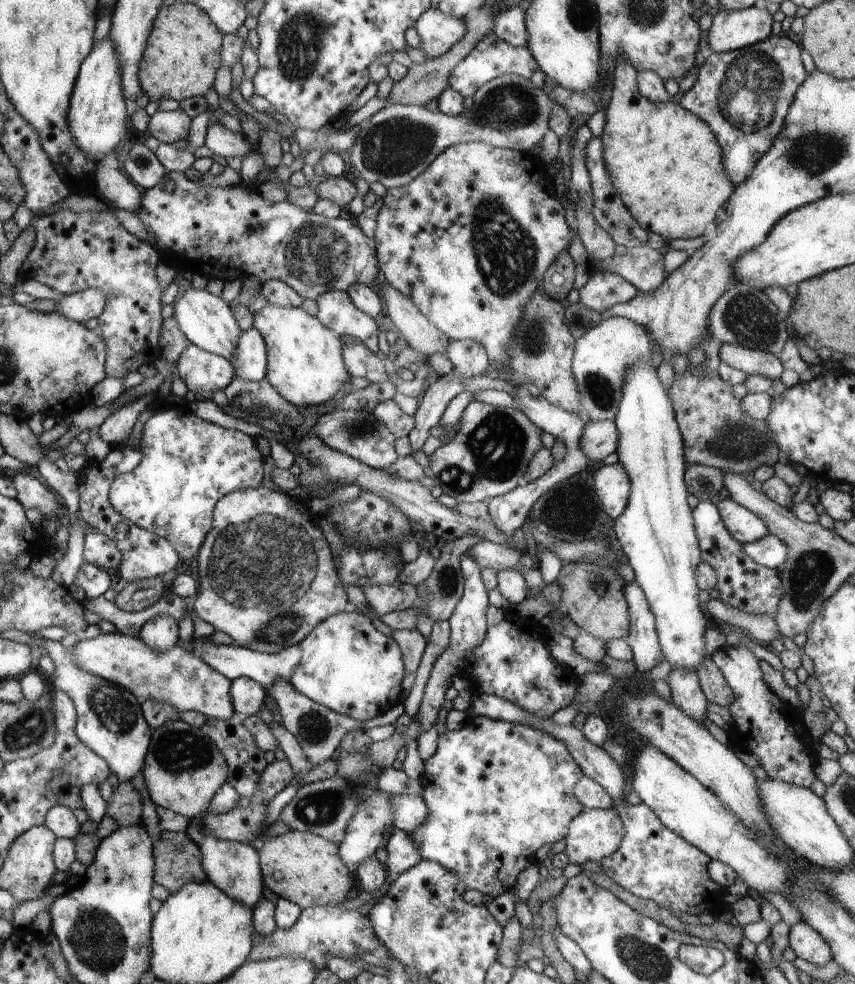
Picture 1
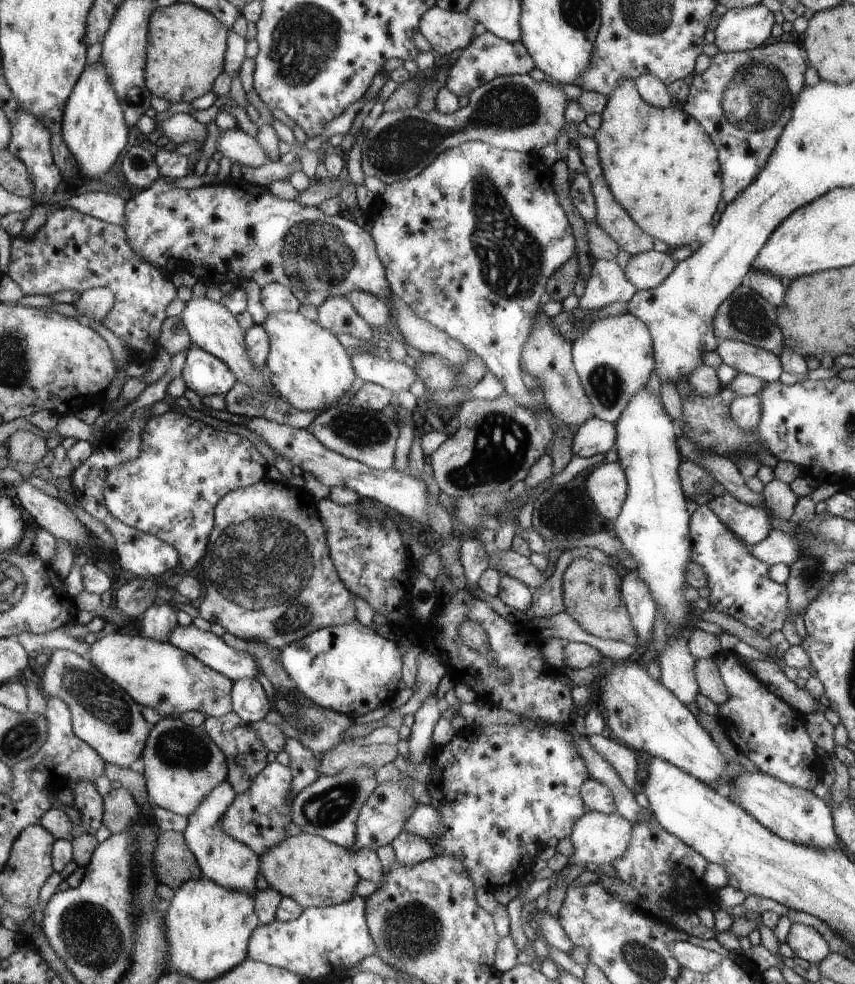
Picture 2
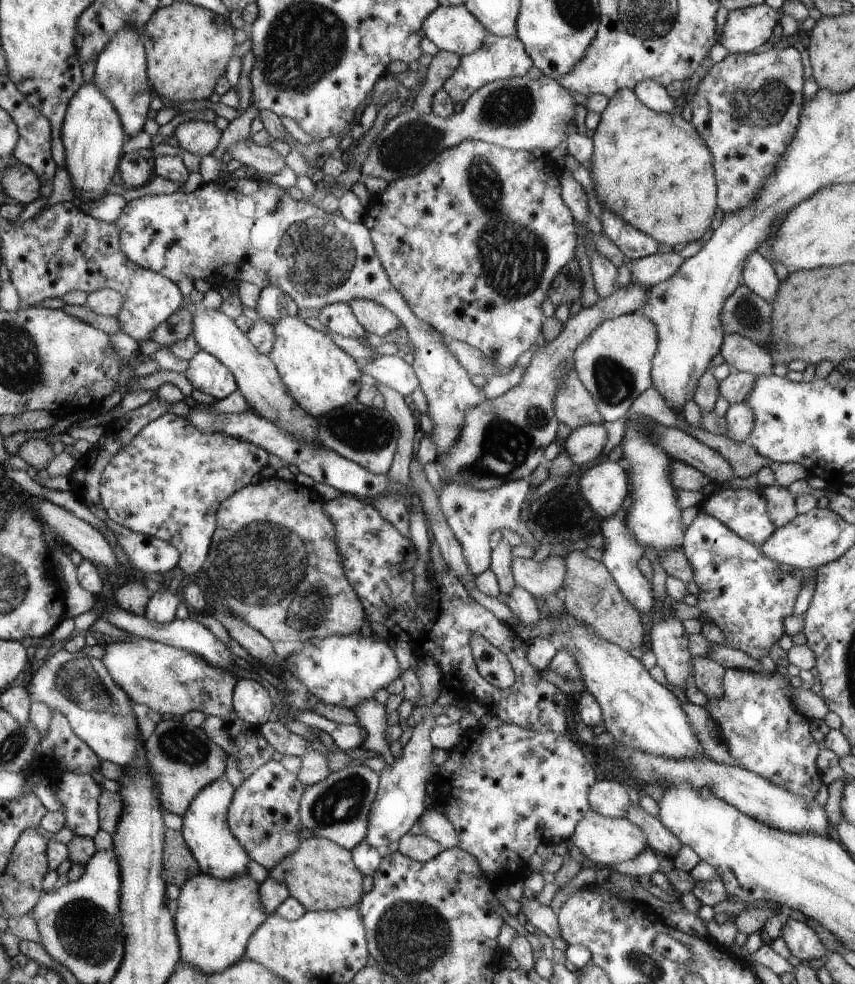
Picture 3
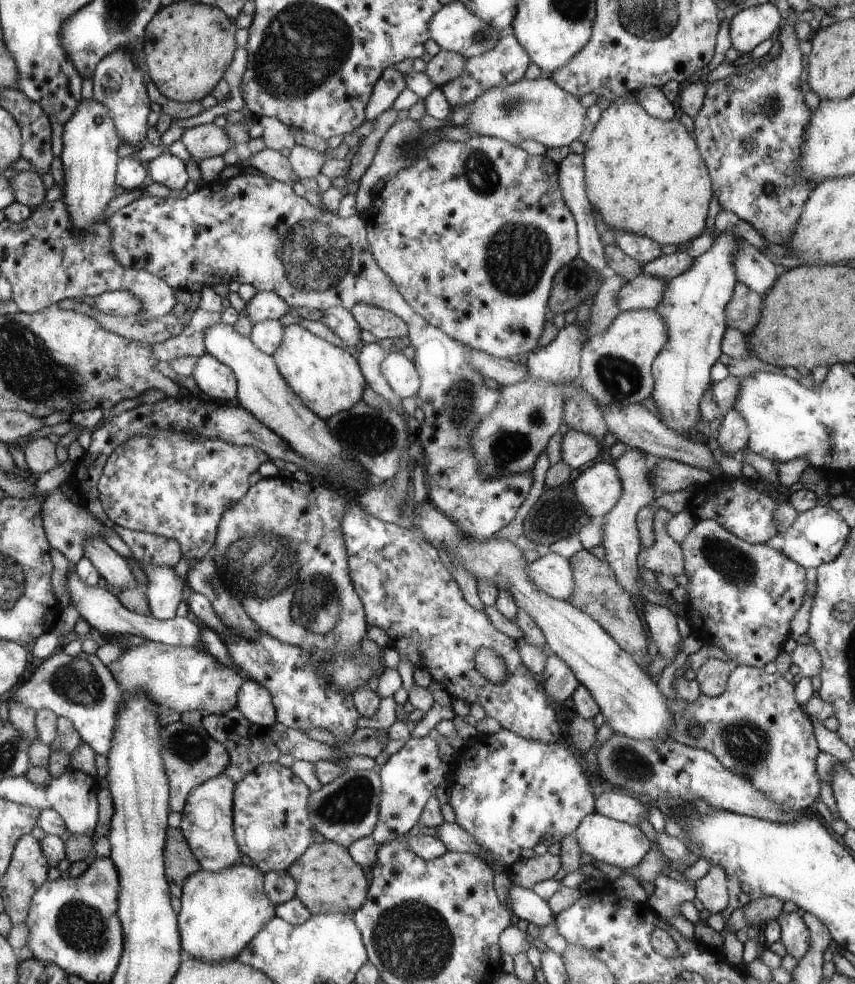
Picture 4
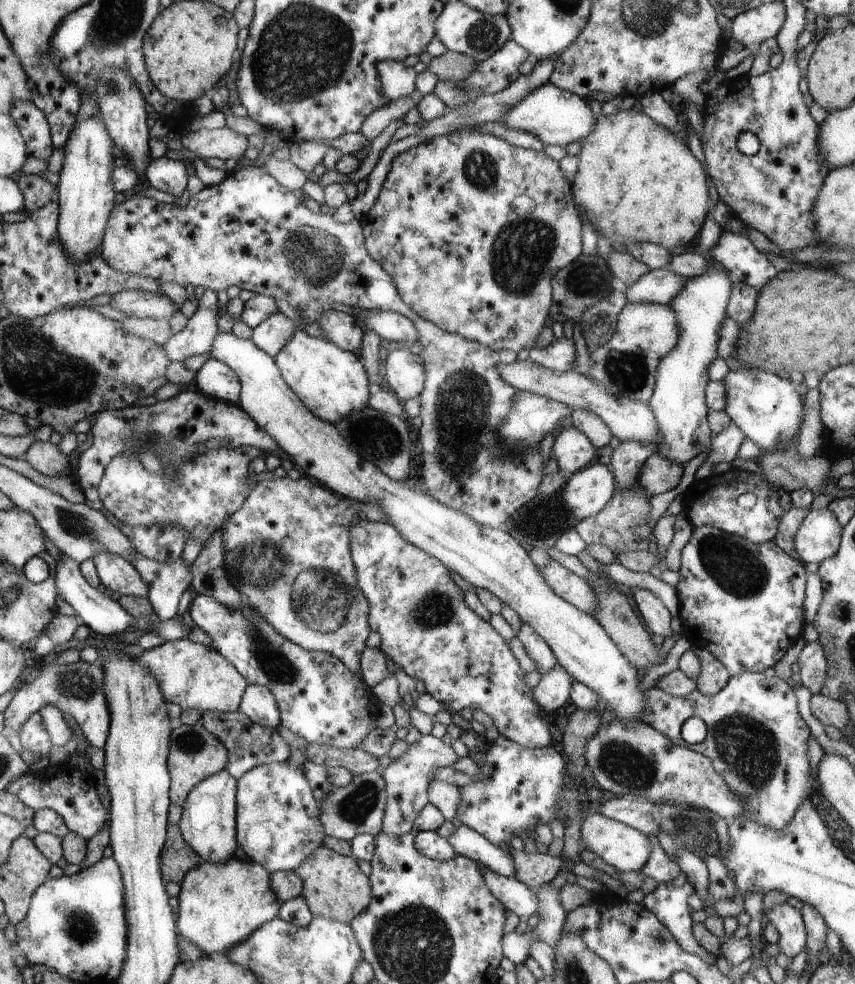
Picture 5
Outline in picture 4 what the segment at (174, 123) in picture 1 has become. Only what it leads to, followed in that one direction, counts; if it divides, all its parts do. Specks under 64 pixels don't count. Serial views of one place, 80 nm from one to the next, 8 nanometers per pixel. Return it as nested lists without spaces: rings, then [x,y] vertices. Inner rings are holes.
[[[214,123],[186,129],[181,136],[184,146],[197,162],[210,157],[222,157],[234,146],[226,134],[225,127],[217,127]]]

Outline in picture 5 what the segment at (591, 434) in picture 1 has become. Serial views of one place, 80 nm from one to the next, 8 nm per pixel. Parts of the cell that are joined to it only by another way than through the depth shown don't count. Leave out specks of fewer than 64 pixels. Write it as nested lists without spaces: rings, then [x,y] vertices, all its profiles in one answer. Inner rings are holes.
[[[571,425],[569,428],[563,428],[555,437],[550,458],[554,458],[559,468],[571,475],[592,462],[595,449],[587,436]]]

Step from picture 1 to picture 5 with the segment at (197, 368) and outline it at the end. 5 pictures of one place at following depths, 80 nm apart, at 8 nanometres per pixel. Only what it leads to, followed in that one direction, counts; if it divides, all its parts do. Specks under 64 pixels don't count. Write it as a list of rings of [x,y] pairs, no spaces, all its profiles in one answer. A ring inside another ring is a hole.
[[[208,360],[195,372],[194,387],[210,397],[238,404],[242,384],[237,373],[223,361]]]

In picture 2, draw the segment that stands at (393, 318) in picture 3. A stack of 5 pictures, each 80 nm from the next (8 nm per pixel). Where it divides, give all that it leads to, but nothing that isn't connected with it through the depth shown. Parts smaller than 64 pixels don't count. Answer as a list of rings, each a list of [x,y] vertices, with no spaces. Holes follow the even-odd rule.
[[[352,291],[346,296],[353,304],[356,312],[372,326],[383,328],[390,322],[393,316],[391,307],[382,299],[376,298],[373,294],[362,291]]]

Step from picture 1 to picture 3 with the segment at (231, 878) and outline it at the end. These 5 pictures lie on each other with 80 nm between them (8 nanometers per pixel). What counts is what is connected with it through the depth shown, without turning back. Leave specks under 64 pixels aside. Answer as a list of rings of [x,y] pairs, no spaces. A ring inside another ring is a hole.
[[[220,778],[216,783],[202,788],[184,813],[181,833],[185,837],[193,856],[201,867],[202,873],[216,878],[229,879],[248,873],[248,862],[251,858],[244,847],[234,838],[227,825],[230,807],[234,804],[236,789],[230,781]]]

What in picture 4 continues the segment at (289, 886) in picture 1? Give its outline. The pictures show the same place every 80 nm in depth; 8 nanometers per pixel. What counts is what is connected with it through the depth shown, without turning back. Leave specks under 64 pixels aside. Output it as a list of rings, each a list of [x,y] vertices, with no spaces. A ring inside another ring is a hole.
[[[332,841],[314,843],[286,872],[297,884],[298,900],[301,900],[313,915],[340,913],[352,917],[368,899],[369,884],[364,869],[353,859],[345,846]]]

